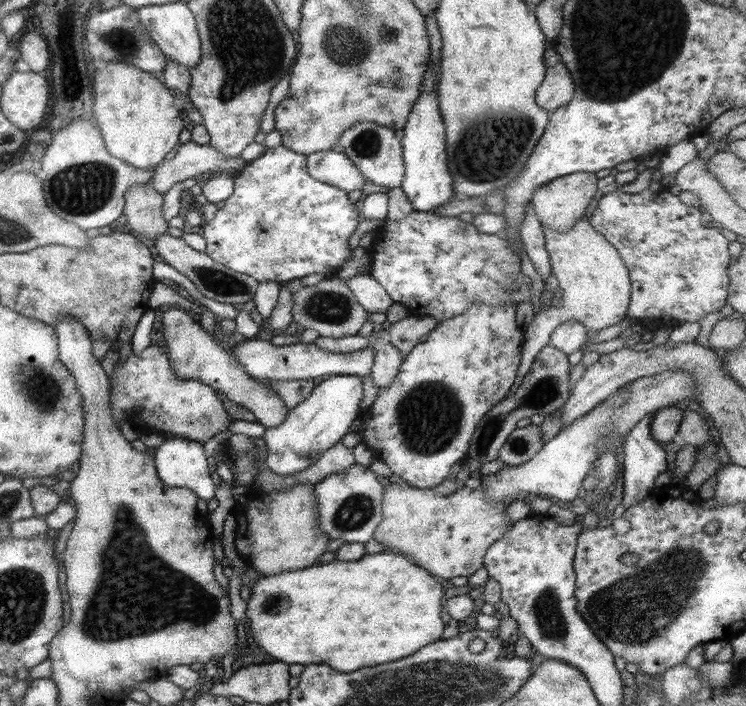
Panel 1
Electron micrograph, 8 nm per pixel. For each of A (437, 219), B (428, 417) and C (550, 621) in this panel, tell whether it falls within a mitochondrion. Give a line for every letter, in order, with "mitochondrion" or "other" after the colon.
A: other
B: mitochondrion
C: mitochondrion

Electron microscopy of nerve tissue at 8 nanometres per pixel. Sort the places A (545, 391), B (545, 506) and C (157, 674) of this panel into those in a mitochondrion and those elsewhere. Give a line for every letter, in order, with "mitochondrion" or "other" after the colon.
A: mitochondrion
B: other
C: other

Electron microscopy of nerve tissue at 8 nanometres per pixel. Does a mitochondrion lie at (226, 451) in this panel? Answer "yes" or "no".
no

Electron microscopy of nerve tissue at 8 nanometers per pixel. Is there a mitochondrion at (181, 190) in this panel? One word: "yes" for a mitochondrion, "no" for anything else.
no

